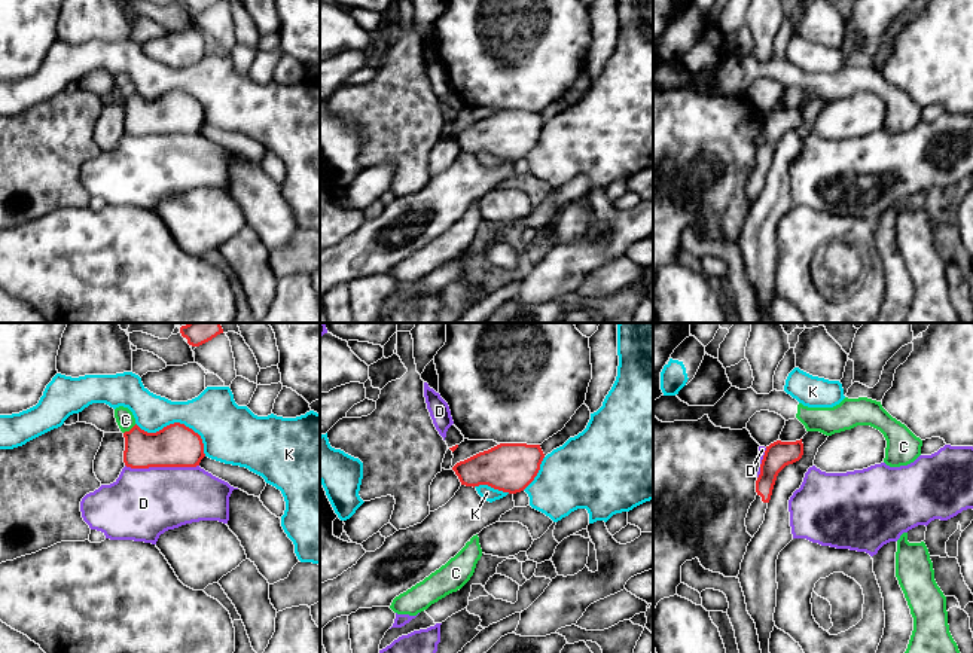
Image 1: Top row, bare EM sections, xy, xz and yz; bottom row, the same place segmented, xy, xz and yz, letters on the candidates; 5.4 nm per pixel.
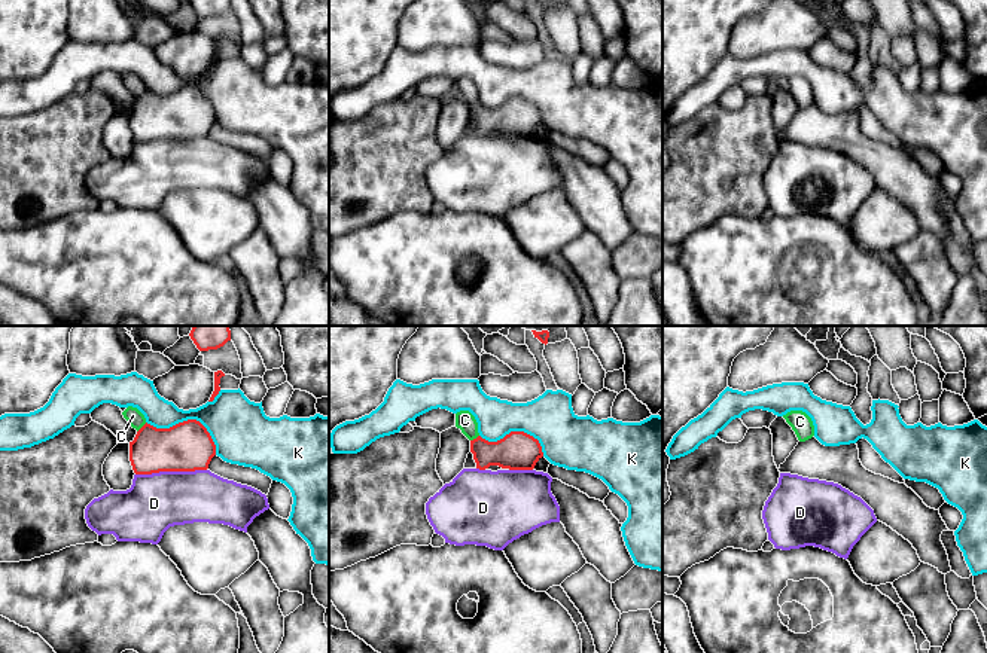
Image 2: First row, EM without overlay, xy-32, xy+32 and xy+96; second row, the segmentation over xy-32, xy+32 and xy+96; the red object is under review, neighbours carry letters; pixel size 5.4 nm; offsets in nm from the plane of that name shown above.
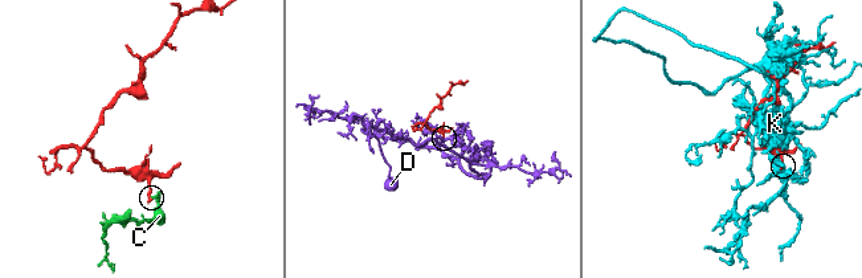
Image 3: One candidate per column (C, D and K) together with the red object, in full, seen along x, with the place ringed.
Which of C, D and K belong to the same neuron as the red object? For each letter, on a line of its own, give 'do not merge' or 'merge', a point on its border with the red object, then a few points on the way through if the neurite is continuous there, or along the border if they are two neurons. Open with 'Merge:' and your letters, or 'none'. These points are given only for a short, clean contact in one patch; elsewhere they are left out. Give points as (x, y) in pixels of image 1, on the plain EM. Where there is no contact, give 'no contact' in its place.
Merge: none
C: do not merge | xy (131, 95) | along xy (136, 91), (124, 100)
D: do not merge | xy (162, 133)
K: do not merge | xy (177, 89)

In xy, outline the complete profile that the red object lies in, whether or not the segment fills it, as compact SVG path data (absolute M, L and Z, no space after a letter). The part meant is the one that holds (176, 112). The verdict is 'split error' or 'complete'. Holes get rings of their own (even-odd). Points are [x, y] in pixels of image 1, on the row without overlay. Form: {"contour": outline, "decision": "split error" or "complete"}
{"contour": "M180 89L156 100L147 100L135 91L123 104L123 129L131 135L196 134L205 123L201 103Z", "decision": "complete"}

